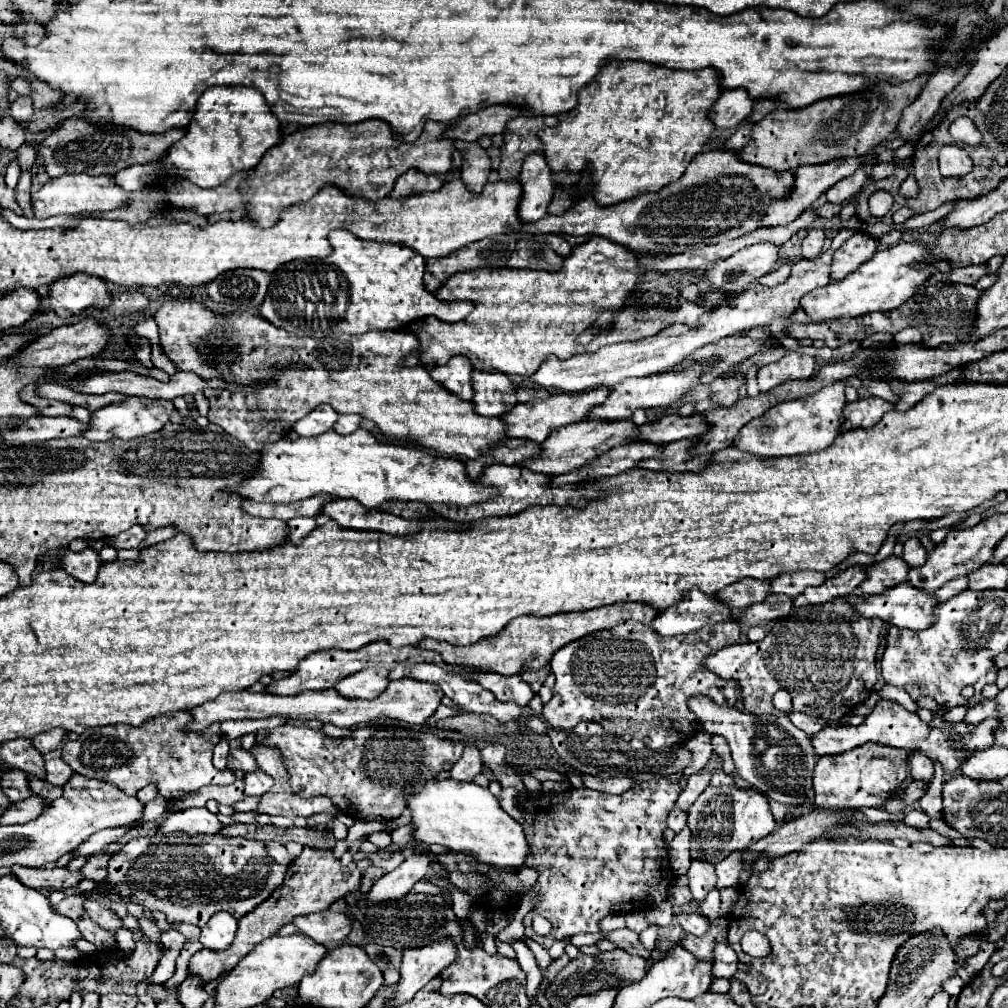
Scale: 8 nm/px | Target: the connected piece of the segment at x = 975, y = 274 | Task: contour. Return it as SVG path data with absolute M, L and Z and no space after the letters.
M987 264L962 267L962 269L954 269L953 271L950 271L950 273L948 273L948 281L952 281L952 283L966 283L966 285L972 285L972 283L976 283L976 281L987 273Z

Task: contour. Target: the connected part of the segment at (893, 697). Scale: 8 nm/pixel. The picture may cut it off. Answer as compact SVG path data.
M884 685L884 689L882 691L878 691L878 695L882 697L882 699L890 699L890 701L896 701L896 703L900 703L902 707L906 707L908 711L912 711L912 713L916 713L918 711L918 705L916 705L916 701L904 691L904 689L898 689L898 687L890 687L890 685Z

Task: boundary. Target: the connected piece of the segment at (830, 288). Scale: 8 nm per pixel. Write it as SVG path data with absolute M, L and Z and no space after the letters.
M898 243L890 249L878 251L870 261L862 263L852 275L842 281L828 283L802 297L802 309L812 323L824 323L842 317L860 317L874 311L892 311L906 303L912 293L930 277L926 267L928 249L918 243Z

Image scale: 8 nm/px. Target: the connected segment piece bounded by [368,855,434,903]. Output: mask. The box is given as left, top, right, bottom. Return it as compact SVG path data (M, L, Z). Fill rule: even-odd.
M410 855L404 859L404 863L386 873L384 877L380 877L370 895L368 895L368 901L388 901L388 899L398 899L402 895L406 895L412 885L416 881L424 881L424 879L432 879L434 873L430 869L430 857L426 855Z

